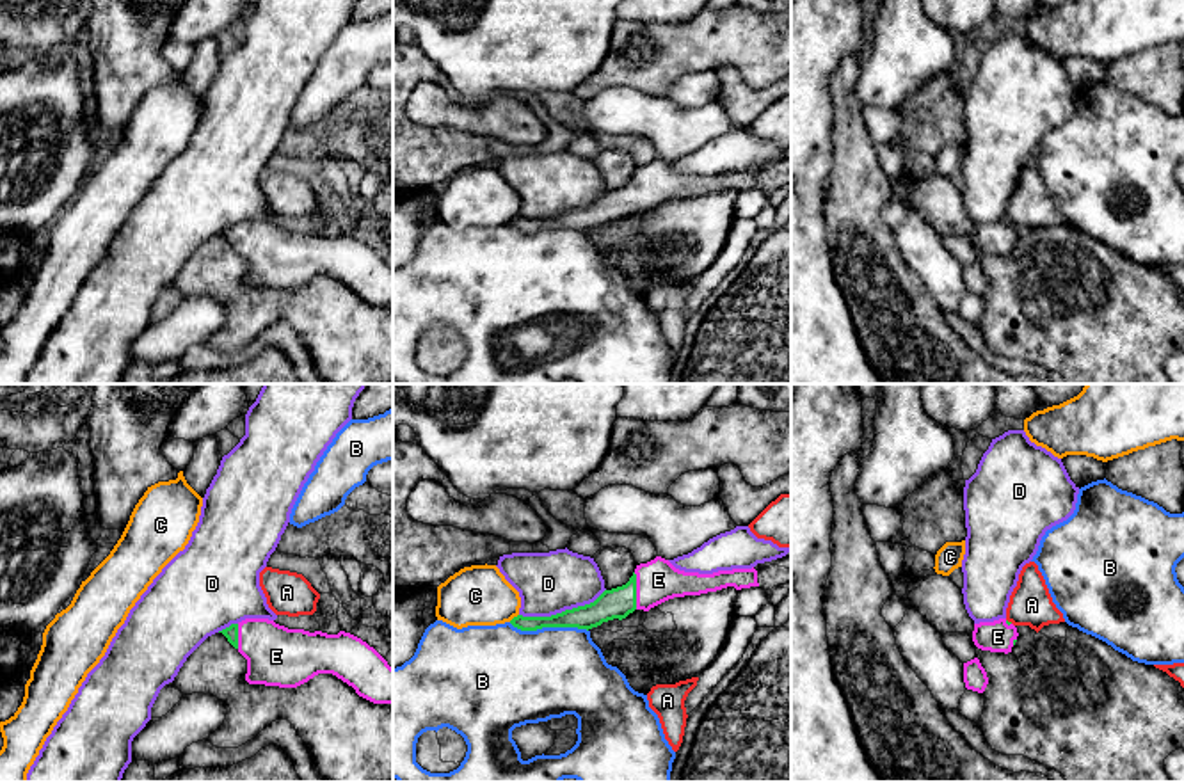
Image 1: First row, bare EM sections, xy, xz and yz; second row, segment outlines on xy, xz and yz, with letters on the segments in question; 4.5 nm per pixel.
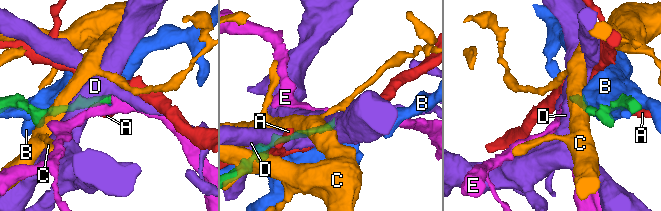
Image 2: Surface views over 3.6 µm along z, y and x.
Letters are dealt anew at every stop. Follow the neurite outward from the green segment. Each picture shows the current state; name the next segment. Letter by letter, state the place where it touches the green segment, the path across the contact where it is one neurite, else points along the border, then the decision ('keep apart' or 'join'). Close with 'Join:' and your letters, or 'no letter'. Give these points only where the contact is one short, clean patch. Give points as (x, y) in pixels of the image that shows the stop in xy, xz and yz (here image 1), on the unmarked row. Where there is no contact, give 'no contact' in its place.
A: yz (1010, 224) | along yz (1007, 221), (1012, 224) | keep apart
B: xz (548, 228) | keep apart
C: xz (514, 219) | keep apart
D: xz (562, 214) | keep apart
E: xz (635, 192) | join
Join: E

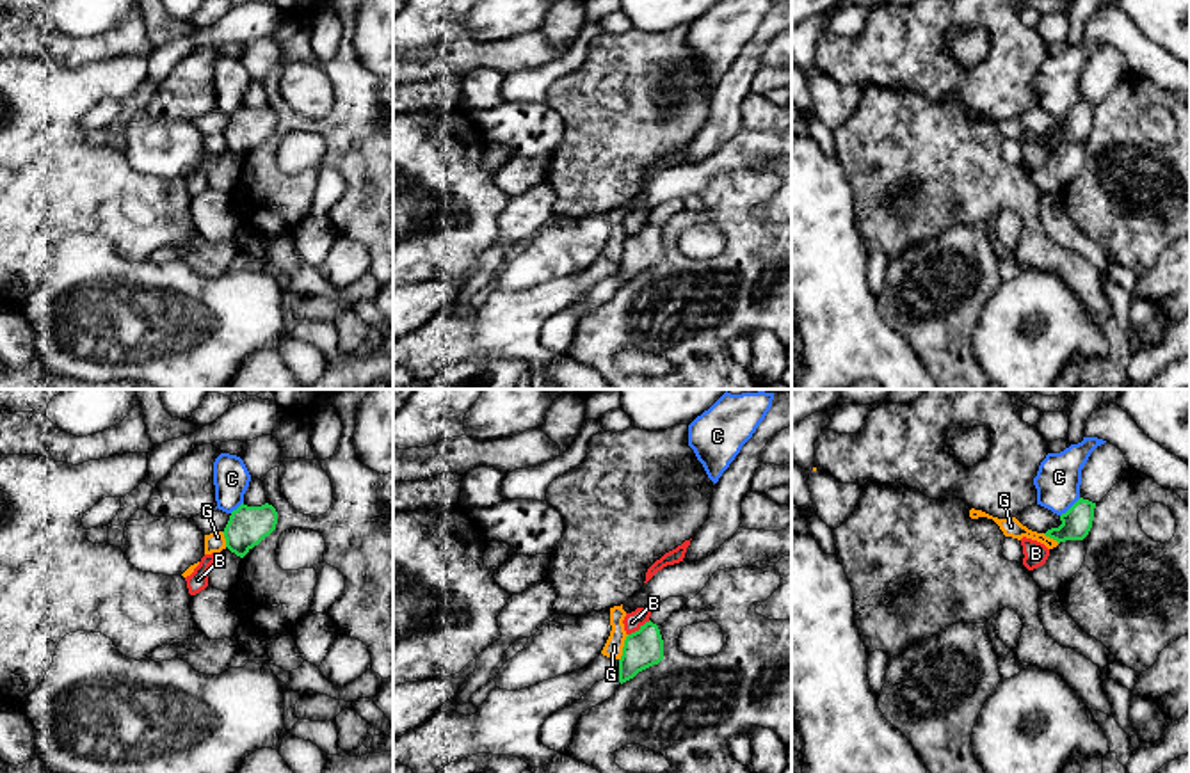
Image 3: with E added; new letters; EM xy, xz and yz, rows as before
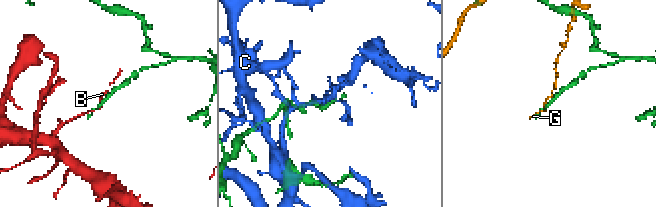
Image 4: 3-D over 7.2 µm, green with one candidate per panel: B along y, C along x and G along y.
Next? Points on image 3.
B: xz (641, 230) | along xz (650, 223), (628, 237) | keep apart
C: yz (1071, 109) | keep apart
G: xz (623, 249) | along xz (628, 237), (619, 262) | keep apart
Join: no letter

